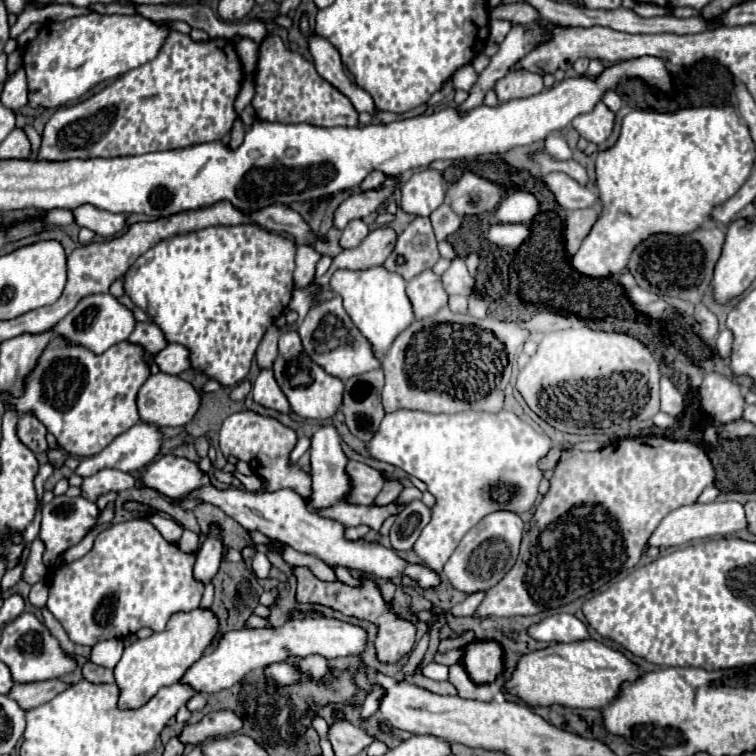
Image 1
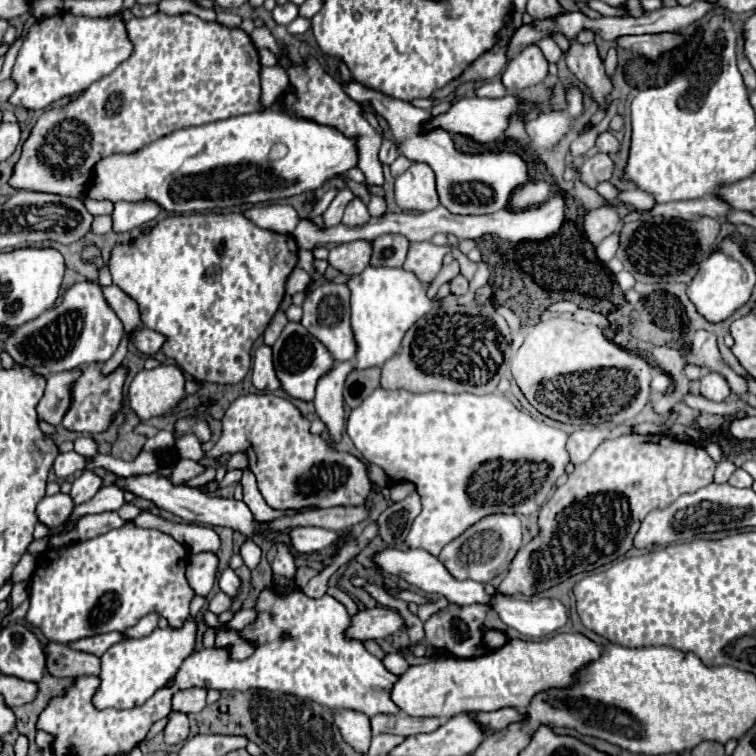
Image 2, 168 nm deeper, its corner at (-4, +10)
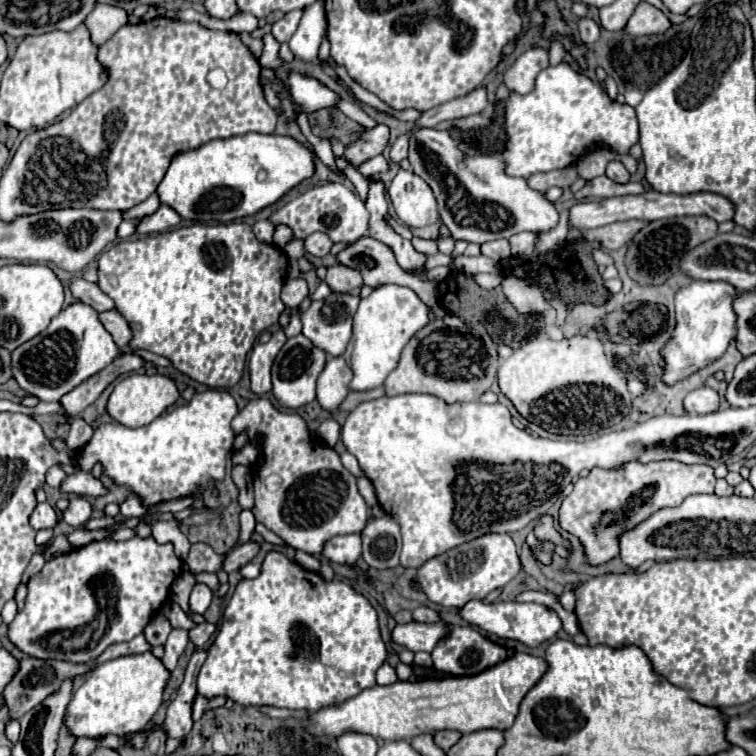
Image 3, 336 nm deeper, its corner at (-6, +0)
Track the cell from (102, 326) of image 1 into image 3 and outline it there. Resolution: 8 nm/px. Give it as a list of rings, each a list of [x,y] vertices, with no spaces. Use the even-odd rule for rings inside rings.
[[[76,302],[64,308],[44,332],[12,352],[12,368],[16,382],[24,392],[42,402],[56,402],[80,382],[104,370],[120,354],[120,348],[100,324],[98,312],[92,306]]]

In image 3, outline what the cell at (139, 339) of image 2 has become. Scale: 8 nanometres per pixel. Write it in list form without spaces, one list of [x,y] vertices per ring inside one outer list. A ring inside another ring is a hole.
[[[108,310],[108,312],[100,312],[100,322],[104,324],[104,328],[112,334],[114,342],[120,346],[120,348],[126,348],[128,342],[130,342],[130,328],[128,328],[128,322],[116,312],[116,310]]]

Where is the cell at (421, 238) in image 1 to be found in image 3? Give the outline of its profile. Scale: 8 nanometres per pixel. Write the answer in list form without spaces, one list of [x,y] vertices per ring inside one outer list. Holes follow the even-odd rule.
[[[362,236],[360,240],[348,244],[348,248],[342,248],[338,254],[336,254],[336,262],[340,262],[342,266],[348,266],[348,268],[358,268],[362,278],[364,278],[364,284],[366,286],[378,286],[378,284],[400,284],[400,286],[408,286],[412,288],[430,308],[436,304],[436,294],[438,294],[438,288],[436,284],[432,282],[422,282],[420,278],[416,276],[410,276],[406,270],[402,270],[396,262],[396,258],[392,256],[392,250],[386,246],[386,244],[380,244],[378,240],[370,238],[370,236]]]

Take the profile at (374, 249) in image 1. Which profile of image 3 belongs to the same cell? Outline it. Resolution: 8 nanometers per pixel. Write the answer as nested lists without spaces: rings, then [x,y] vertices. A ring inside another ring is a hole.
[[[336,264],[336,266],[328,268],[328,274],[326,274],[324,282],[332,288],[332,292],[346,294],[352,288],[360,286],[360,272],[354,270],[354,268],[346,268],[342,264]]]

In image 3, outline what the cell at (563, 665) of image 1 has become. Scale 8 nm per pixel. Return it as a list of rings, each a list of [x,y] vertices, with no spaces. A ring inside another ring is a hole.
[[[514,654],[504,662],[476,674],[476,676],[448,676],[442,680],[402,682],[390,686],[374,686],[362,690],[358,696],[342,704],[326,706],[310,712],[304,730],[312,736],[338,738],[344,732],[370,734],[382,740],[410,740],[418,734],[438,730],[458,730],[462,734],[512,726],[518,706],[526,692],[546,672],[546,660],[530,654]]]

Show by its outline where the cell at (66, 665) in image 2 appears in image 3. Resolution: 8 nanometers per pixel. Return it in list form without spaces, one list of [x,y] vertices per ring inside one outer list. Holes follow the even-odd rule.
[[[4,640],[4,648],[8,648],[18,658],[18,664],[20,664],[16,676],[8,682],[8,686],[2,692],[4,702],[8,706],[8,712],[10,712],[10,718],[24,716],[28,710],[32,710],[36,704],[40,704],[48,694],[56,692],[60,688],[62,680],[76,678],[78,674],[84,674],[88,670],[88,664],[70,664],[70,662],[60,662],[60,660],[36,660],[36,658],[30,658],[30,656],[22,654],[20,650],[16,650],[8,640]]]

